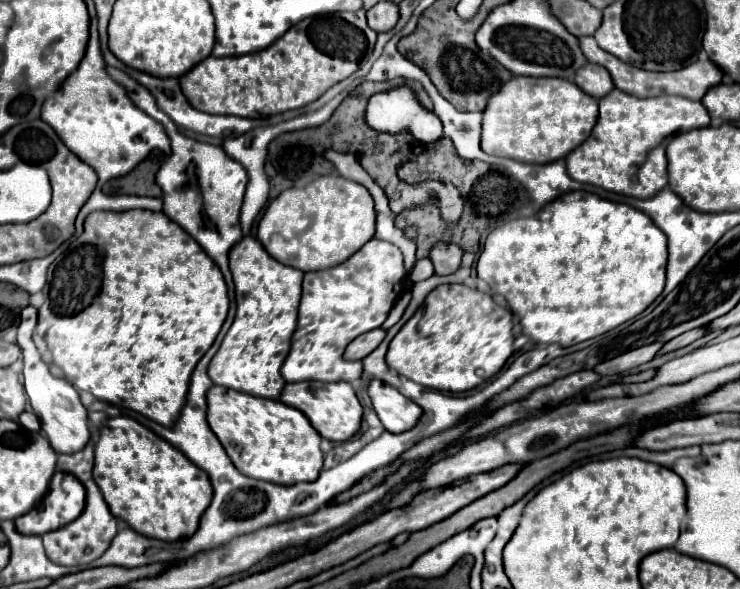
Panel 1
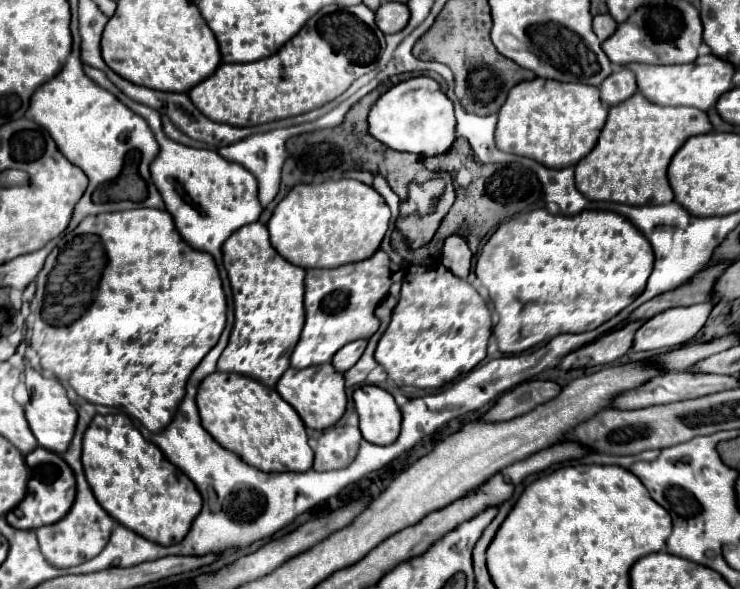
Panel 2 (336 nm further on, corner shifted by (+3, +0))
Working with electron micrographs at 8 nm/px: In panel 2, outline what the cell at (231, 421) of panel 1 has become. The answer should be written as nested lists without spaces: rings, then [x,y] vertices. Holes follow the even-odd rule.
[[[217,371],[201,381],[199,391],[197,391],[197,407],[199,407],[199,415],[201,415],[201,423],[203,423],[205,431],[209,431],[211,437],[221,447],[239,455],[247,465],[253,465],[255,469],[265,471],[265,473],[285,473],[285,471],[303,473],[313,467],[315,455],[307,443],[309,439],[307,439],[305,425],[303,425],[301,417],[297,415],[297,411],[293,407],[289,407],[289,403],[285,399],[281,399],[281,395],[275,389],[269,389],[255,379],[241,377],[237,373],[219,373]]]

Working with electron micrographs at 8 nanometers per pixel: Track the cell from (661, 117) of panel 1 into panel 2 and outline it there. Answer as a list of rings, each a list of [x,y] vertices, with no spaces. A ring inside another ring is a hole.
[[[641,93],[631,95],[619,105],[609,107],[607,123],[597,145],[577,167],[577,189],[591,201],[615,201],[633,205],[661,205],[673,201],[667,183],[667,165],[677,149],[697,133],[709,133],[713,127],[701,109],[661,107],[649,103]]]

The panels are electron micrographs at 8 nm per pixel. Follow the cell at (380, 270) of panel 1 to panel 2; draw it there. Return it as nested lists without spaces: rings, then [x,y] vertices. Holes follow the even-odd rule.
[[[379,249],[369,259],[349,263],[349,265],[343,265],[337,269],[307,269],[307,275],[305,275],[305,327],[303,327],[299,343],[291,355],[291,367],[307,369],[307,367],[329,363],[333,359],[333,355],[349,341],[369,339],[379,329],[379,319],[375,317],[375,309],[387,297],[391,285],[393,285],[391,259],[383,249]]]

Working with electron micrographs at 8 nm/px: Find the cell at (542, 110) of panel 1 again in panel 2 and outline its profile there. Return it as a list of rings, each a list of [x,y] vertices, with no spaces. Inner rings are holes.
[[[537,77],[509,91],[505,105],[499,109],[495,145],[505,153],[529,157],[545,167],[561,169],[575,165],[595,147],[605,119],[607,109],[601,105],[597,87]]]

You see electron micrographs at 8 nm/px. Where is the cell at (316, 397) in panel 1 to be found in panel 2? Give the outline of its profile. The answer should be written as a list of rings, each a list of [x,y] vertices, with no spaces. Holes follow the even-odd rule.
[[[325,363],[321,367],[309,367],[309,369],[287,369],[275,389],[291,407],[295,407],[303,423],[317,431],[333,427],[347,409],[345,379],[339,371],[331,367],[331,363]]]

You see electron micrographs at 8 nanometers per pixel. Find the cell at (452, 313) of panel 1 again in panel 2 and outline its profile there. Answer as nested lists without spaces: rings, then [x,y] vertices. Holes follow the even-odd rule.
[[[419,265],[419,267],[411,267],[411,269],[407,271],[405,279],[403,279],[401,299],[399,299],[397,307],[393,309],[393,317],[391,317],[391,323],[389,323],[387,331],[385,331],[383,337],[379,339],[379,345],[377,345],[377,349],[375,349],[375,359],[377,359],[377,363],[387,371],[389,379],[393,379],[399,387],[403,387],[403,385],[411,385],[411,387],[417,387],[417,389],[427,389],[427,387],[429,387],[429,389],[439,389],[439,387],[451,383],[453,379],[457,379],[459,375],[469,373],[475,365],[479,365],[479,363],[487,357],[487,345],[489,345],[491,335],[493,335],[493,321],[491,321],[489,307],[485,305],[483,297],[481,297],[481,295],[479,295],[469,283],[457,279],[457,277],[455,277],[447,267],[443,267],[443,265],[439,265],[439,267],[421,267],[421,265]]]

